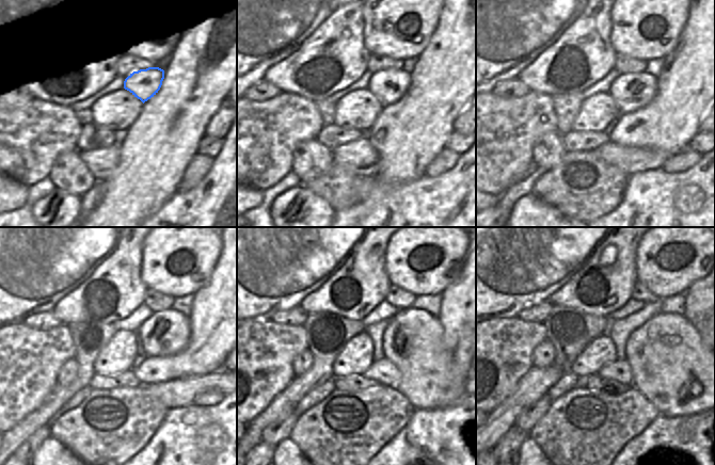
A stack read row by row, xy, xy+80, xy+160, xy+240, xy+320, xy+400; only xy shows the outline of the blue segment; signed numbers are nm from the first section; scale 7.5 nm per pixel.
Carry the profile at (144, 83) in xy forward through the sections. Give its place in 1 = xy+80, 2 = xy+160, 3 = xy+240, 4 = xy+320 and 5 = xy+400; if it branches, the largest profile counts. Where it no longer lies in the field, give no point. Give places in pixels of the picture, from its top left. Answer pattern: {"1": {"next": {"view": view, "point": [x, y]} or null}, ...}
{"1": {"next": {"view": "xy+80", "point": [388, 85]}}, "2": {"next": {"view": "xy+160", "point": [631, 92]}}, "3": {"next": {"view": "xy+240", "point": [165, 333]}}, "4": {"next": {"view": "xy+320", "point": [413, 340]}}, "5": {"next": {"view": "xy+400", "point": [670, 366]}}}

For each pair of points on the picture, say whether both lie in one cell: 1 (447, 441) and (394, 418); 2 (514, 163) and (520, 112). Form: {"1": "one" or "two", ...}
{"1": "two", "2": "one"}

